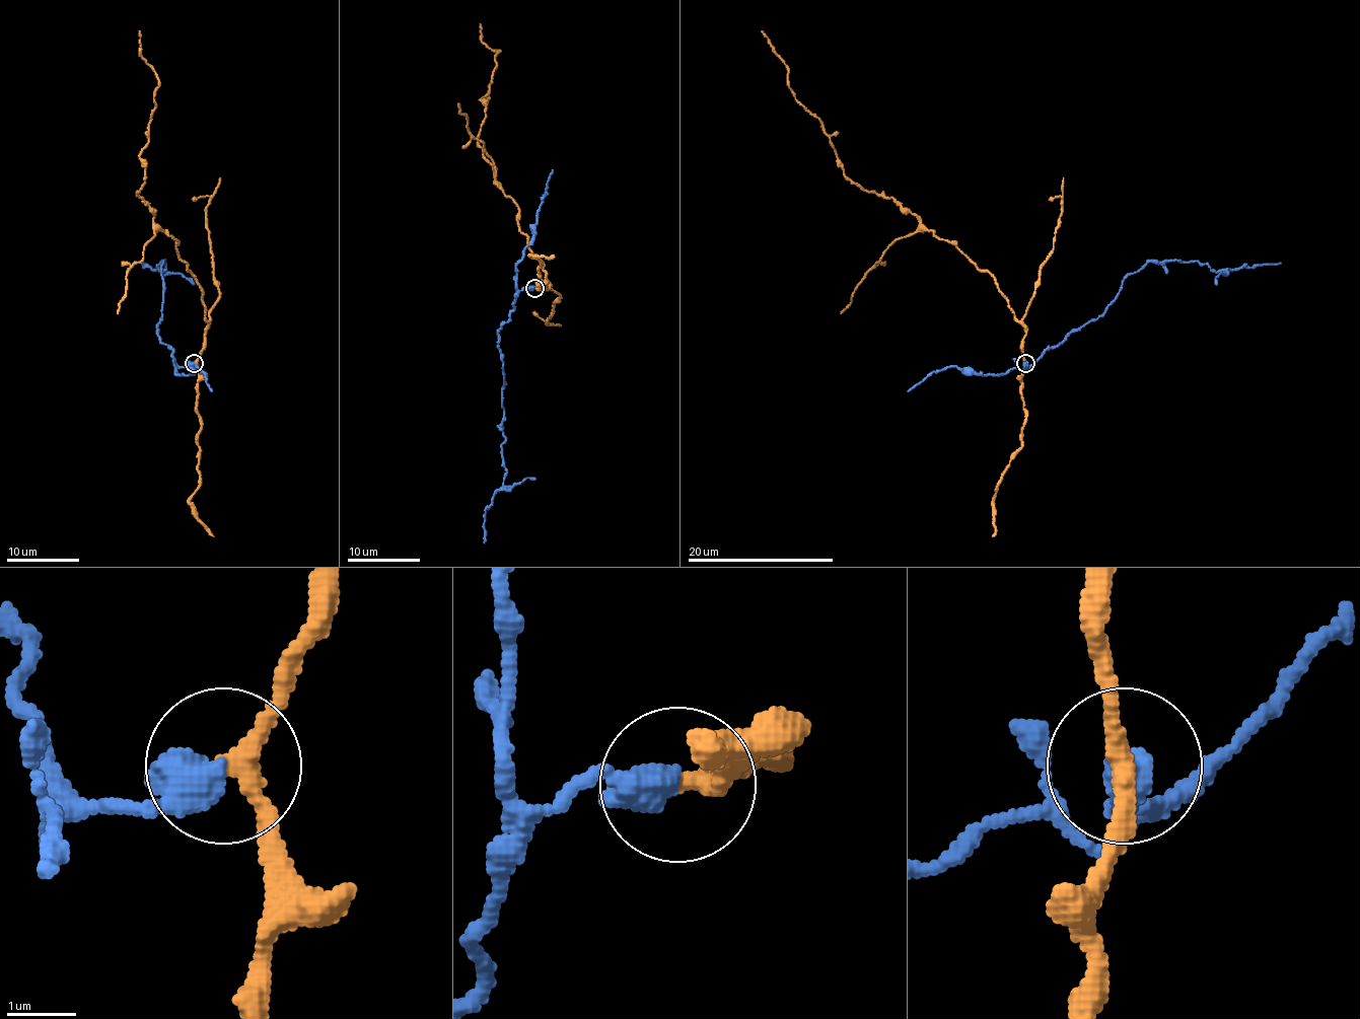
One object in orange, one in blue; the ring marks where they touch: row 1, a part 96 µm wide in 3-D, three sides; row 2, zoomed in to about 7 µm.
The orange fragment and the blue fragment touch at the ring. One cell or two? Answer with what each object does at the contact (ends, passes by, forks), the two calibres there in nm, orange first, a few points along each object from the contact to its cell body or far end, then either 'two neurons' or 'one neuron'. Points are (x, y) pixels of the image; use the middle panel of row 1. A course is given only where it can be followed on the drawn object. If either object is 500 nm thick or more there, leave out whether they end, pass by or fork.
240/550 nm | orange via (534, 288), (548, 286), (541, 261), (478, 144), (480, 100), (498, 51), (482, 40), (480, 23) | blue via (534, 288), (520, 292), (509, 319), (498, 332), (505, 468), (504, 485), (486, 509), (484, 543) | two neurons

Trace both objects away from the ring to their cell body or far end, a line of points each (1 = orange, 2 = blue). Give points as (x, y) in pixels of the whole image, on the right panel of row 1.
1: (1025, 363), (1023, 324), (998, 283), (892, 199), (845, 175), (822, 123), (788, 86), (788, 68), (761, 31)
2: (1025, 363), (1029, 367), (1048, 349), (1098, 317), (1122, 281), (1149, 261), (1199, 261), (1212, 270), (1281, 263)

